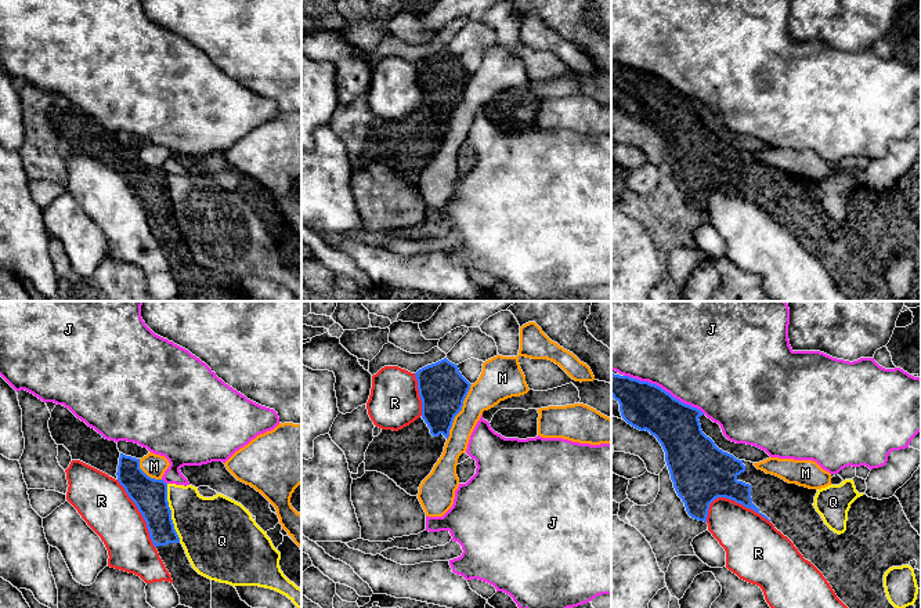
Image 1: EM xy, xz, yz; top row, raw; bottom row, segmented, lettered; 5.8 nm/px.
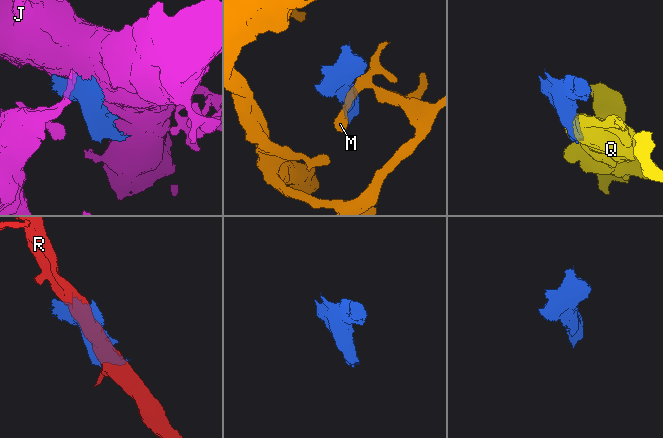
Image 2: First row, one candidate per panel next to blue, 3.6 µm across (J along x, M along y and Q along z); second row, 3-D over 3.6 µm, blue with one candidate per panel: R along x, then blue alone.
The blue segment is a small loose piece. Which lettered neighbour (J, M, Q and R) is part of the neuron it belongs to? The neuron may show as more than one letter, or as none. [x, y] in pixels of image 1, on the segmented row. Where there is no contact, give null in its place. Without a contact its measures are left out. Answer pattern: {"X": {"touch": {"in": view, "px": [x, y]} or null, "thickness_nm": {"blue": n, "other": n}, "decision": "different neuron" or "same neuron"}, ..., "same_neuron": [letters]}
{"J": {"touch": {"in": "yz", "px": [664, 390]}, "thickness_nm": {"blue": 280, "other": 500}, "decision": "different neuron"}, "M": {"touch": {"in": "xz", "px": [459, 411]}, "thickness_nm": {"blue": 280, "other": 190}, "decision": "different neuron"}, "Q": {"touch": {"in": "xy", "px": [170, 513]}, "thickness_nm": {"blue": 200, "other": 360}, "decision": "different neuron"}, "R": {"touch": {"in": "yz", "px": [733, 499]}, "thickness_nm": {"blue": 340, "other": 300}, "decision": "different neuron"}, "same_neuron": []}

